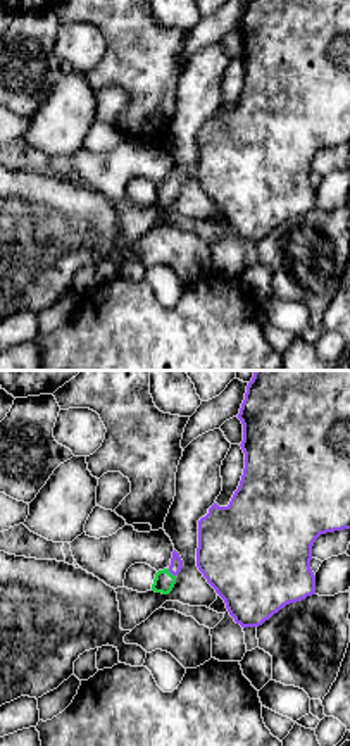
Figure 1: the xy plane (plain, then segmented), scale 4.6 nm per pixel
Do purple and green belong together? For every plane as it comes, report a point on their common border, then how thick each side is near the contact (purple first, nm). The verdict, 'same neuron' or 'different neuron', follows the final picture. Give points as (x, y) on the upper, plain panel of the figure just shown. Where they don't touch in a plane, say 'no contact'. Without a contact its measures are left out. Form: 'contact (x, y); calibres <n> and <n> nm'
contact (171, 186); calibres 60 and 100 nm

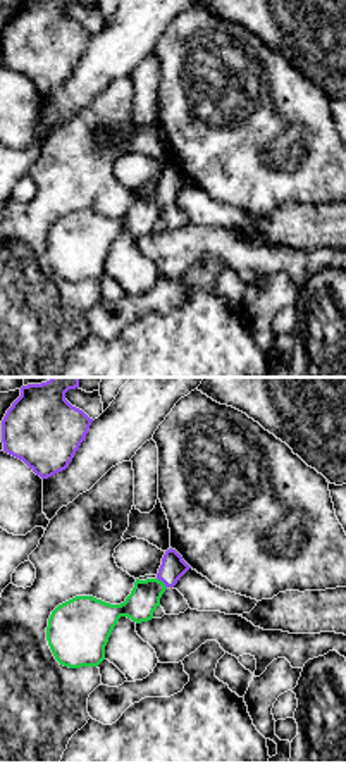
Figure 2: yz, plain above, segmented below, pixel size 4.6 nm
contact (162, 195); calibres 120 and 140 nm

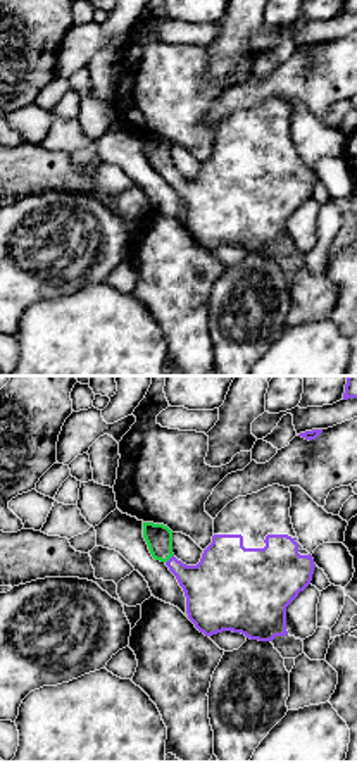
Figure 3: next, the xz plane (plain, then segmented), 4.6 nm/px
contact (169, 173); calibres 280 and 130 nm

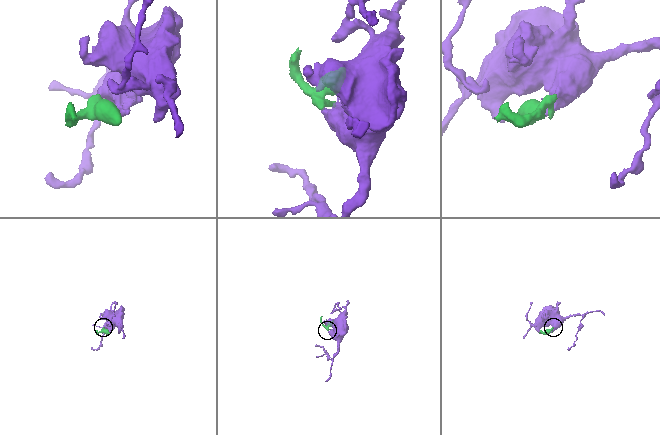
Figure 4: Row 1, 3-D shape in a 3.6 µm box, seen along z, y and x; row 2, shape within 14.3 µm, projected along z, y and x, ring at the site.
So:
same neuron

